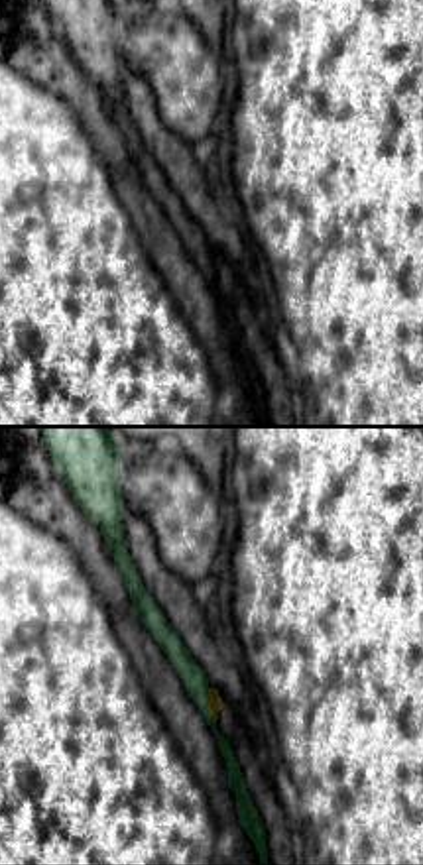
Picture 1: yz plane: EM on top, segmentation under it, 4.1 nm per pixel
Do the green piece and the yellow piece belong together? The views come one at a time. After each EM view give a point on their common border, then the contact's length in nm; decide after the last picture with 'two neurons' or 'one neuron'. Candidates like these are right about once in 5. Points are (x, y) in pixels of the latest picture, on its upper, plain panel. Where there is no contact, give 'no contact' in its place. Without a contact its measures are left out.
(207, 264) | 160 nm

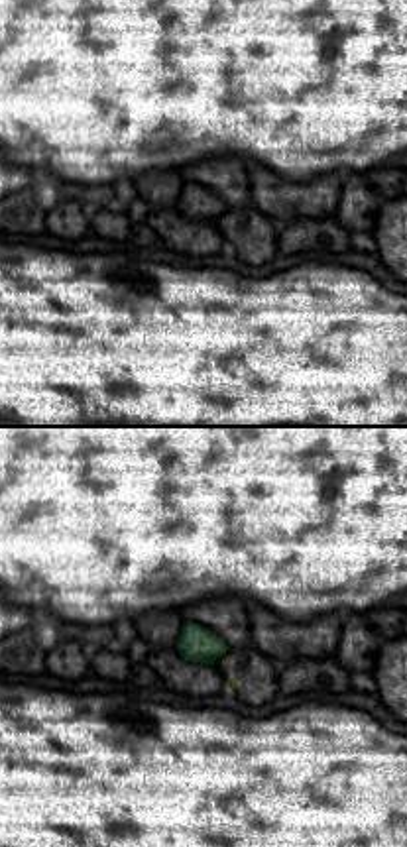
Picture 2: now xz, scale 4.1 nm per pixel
(219, 211) | 50 nm

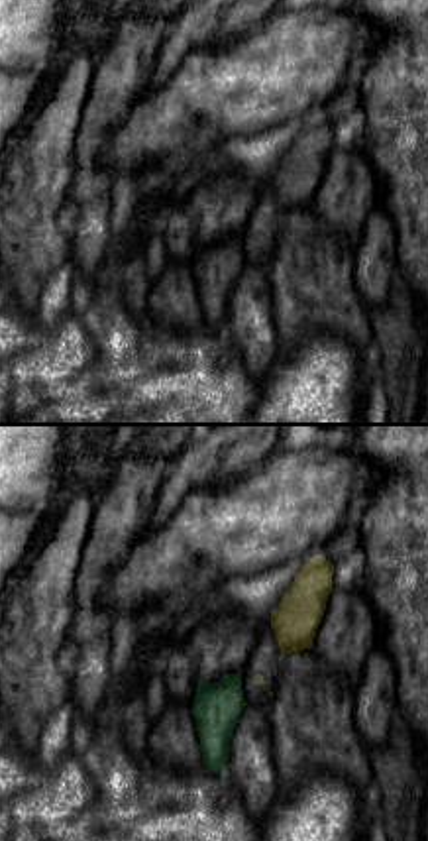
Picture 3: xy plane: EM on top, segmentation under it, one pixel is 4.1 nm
(244, 260) | 30 nm

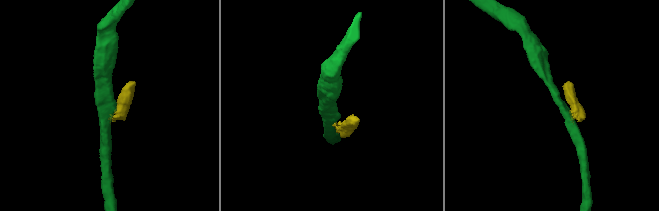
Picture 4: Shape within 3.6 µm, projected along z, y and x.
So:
two neurons

